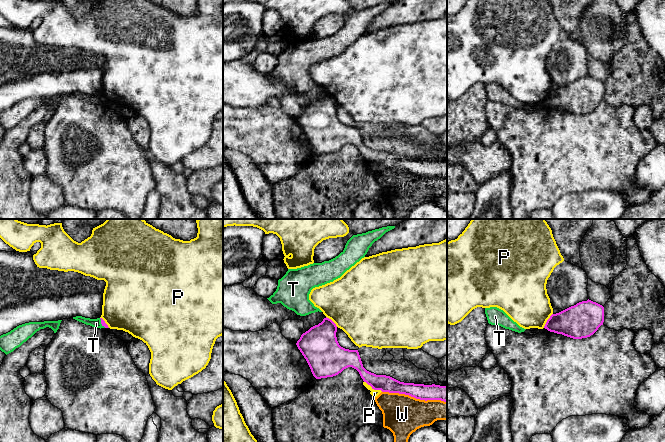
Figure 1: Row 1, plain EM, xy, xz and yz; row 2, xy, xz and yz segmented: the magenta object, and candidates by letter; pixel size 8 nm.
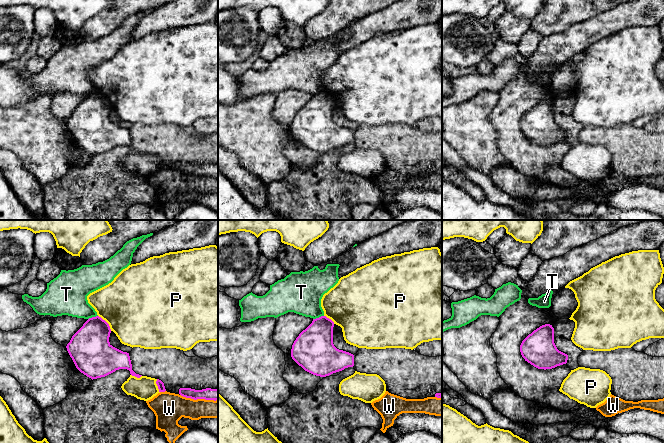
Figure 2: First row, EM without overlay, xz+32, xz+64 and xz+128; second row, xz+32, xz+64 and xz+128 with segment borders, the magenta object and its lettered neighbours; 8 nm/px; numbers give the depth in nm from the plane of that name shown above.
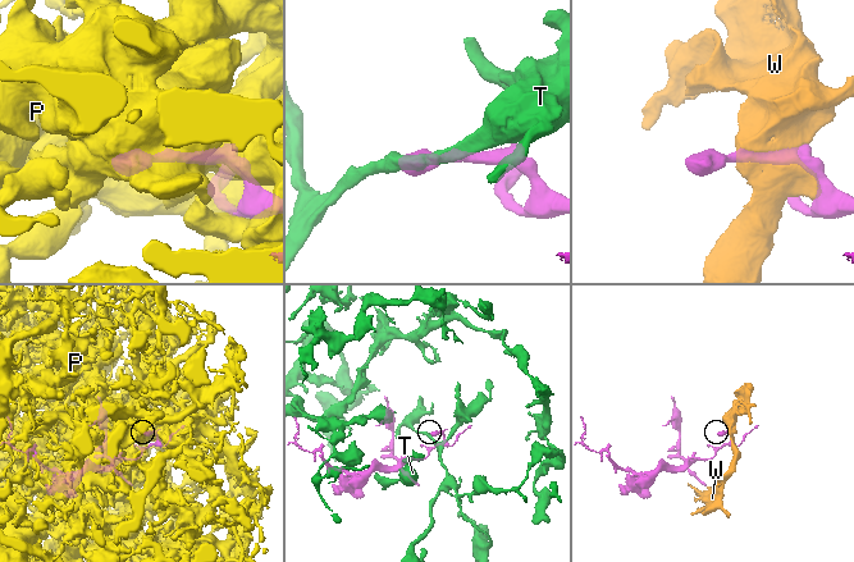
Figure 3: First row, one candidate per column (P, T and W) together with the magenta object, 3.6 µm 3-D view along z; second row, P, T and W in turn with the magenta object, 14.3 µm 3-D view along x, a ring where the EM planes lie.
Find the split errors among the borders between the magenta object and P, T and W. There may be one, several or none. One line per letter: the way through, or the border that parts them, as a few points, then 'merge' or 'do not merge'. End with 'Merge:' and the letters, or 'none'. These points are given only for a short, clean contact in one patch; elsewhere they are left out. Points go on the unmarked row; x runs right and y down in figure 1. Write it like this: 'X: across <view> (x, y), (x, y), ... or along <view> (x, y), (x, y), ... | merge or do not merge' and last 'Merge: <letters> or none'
P: do not merge
T: along xy (99, 94), (105, 103) | do not merge
W: do not merge
Merge: none

